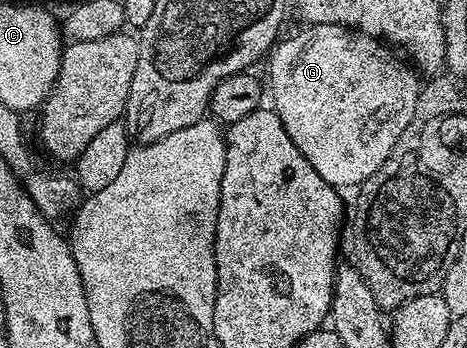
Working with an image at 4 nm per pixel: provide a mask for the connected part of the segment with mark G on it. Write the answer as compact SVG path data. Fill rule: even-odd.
M312 23L303 28L303 31L288 36L286 40L283 38L275 42L269 52L268 99L274 102L271 103L272 109L277 113L279 123L288 137L292 137L300 153L304 153L308 165L312 165L312 169L316 169L316 173L320 173L328 185L336 189L354 189L372 177L372 173L376 173L384 161L388 161L396 141L400 141L400 133L408 129L418 108L419 76L415 68L383 40L373 39L353 27Z

